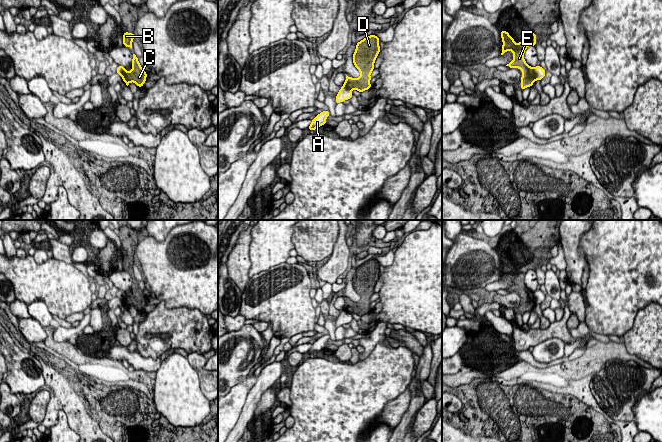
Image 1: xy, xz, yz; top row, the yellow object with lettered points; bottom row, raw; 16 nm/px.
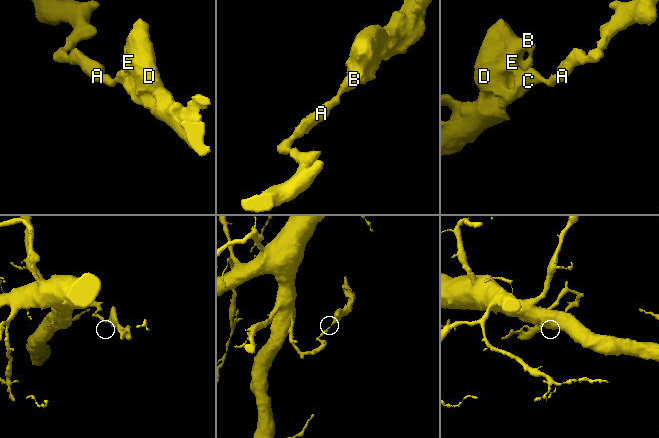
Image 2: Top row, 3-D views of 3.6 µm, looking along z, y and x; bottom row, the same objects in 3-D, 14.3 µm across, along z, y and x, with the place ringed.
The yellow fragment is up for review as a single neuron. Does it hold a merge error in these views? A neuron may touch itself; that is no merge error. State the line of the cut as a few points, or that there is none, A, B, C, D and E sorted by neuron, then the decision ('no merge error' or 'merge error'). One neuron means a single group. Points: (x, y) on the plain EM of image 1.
yz (532, 292), (536, 303) | A / B C D E | merge error

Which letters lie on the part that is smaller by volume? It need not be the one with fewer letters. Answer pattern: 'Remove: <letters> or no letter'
Remove: B, C, D, E

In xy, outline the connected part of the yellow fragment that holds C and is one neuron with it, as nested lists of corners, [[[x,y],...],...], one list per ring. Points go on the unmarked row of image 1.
[[[133,278],[132,283],[132,294],[127,296],[122,301],[122,304],[128,310],[130,306],[134,306],[138,311],[143,311],[143,308],[146,304],[147,297],[143,295],[143,292],[139,288],[138,282]]]

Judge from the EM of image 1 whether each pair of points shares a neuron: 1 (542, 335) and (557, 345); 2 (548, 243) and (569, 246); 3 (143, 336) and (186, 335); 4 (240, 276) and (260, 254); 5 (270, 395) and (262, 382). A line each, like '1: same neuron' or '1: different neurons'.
1: different neurons
2: different neurons
3: same neuron
4: different neurons
5: different neurons

